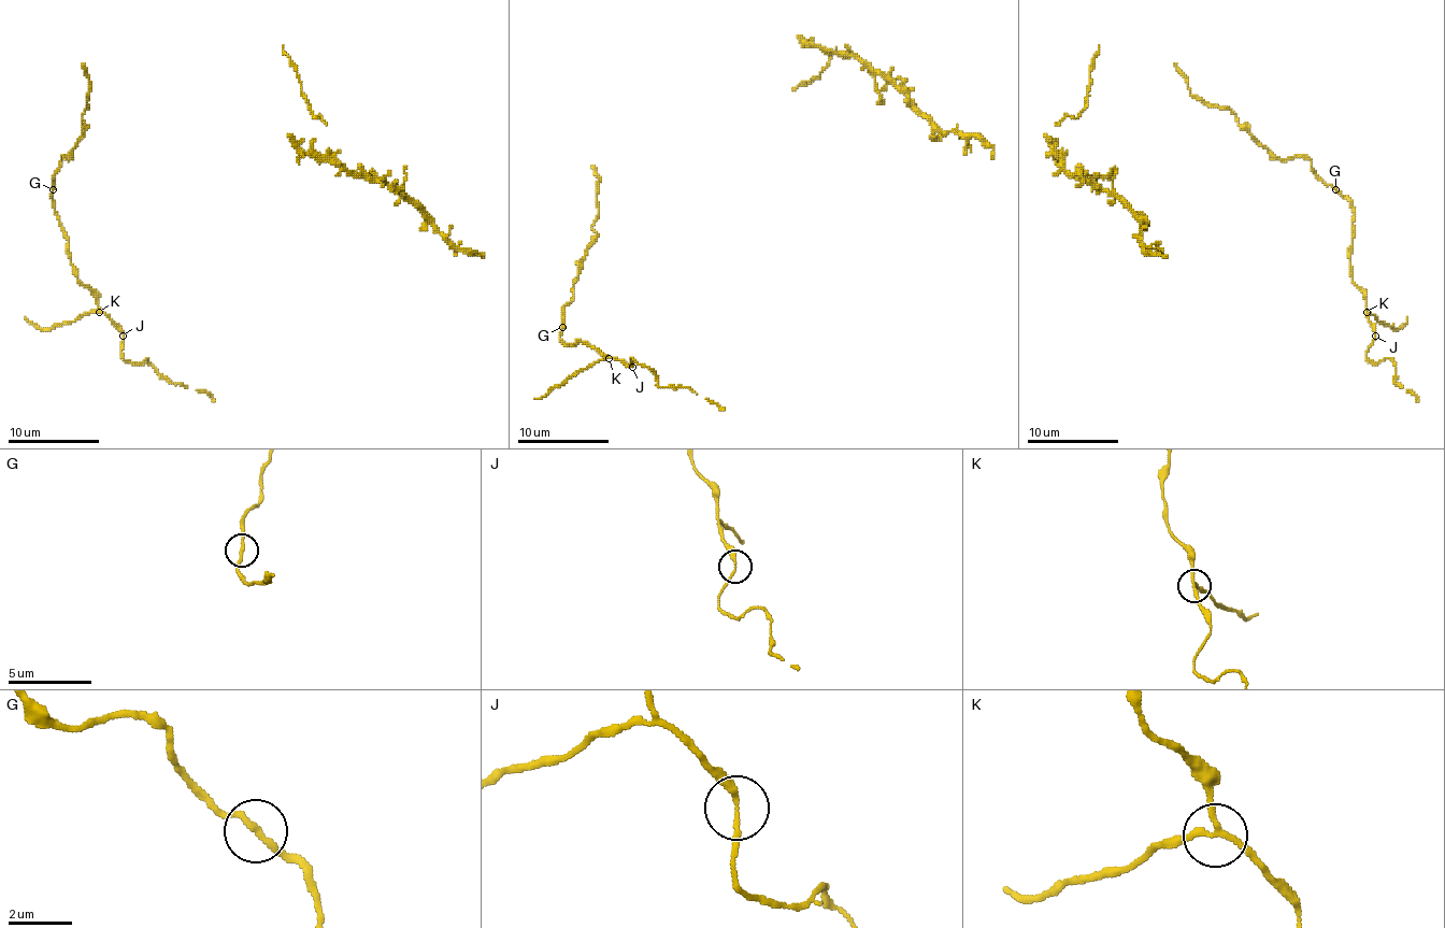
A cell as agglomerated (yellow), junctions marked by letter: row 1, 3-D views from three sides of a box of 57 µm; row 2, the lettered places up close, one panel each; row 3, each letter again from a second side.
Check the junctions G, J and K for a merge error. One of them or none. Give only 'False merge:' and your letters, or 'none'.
False merge: K

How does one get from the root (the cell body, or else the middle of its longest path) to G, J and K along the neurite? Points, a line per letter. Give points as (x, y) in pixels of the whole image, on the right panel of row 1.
G: (1176, 68), (1192, 96), (1211, 104), (1227, 106), (1235, 120), (1276, 157), (1306, 157), (1311, 169), (1336, 189)
J: (1176, 68), (1192, 96), (1227, 106), (1276, 157), (1306, 157), (1349, 202), (1349, 275), (1363, 291), (1375, 336)
K: (1176, 68), (1192, 96), (1227, 106), (1276, 157), (1306, 157), (1349, 202), (1349, 275), (1363, 291), (1365, 312)

